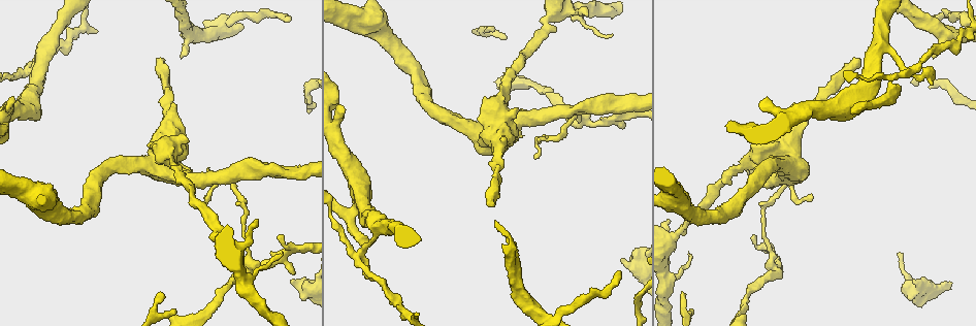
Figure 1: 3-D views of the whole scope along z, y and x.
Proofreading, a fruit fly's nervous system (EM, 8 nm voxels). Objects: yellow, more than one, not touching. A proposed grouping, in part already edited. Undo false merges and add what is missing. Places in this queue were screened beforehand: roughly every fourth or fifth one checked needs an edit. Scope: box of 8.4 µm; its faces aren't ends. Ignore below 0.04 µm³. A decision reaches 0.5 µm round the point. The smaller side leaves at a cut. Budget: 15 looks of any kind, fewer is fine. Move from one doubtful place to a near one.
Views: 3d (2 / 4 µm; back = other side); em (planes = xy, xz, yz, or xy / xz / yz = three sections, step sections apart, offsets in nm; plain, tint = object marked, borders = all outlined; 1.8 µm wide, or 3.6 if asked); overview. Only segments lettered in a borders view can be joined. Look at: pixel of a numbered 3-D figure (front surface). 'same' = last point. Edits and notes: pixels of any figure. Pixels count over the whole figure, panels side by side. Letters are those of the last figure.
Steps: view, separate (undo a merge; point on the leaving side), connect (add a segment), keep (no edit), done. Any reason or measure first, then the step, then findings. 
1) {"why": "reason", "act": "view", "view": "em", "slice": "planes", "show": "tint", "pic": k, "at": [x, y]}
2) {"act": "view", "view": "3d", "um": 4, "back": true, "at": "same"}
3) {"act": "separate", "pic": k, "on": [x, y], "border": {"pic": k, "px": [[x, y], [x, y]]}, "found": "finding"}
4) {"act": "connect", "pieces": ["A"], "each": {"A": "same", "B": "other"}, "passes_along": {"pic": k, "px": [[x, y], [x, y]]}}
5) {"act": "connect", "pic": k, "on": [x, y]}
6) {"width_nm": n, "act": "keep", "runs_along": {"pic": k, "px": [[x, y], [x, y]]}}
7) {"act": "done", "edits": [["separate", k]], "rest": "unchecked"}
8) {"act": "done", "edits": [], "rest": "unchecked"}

{"act": "view", "view": "3d", "um": 4, "pic": 1, "at": [181, 57]}

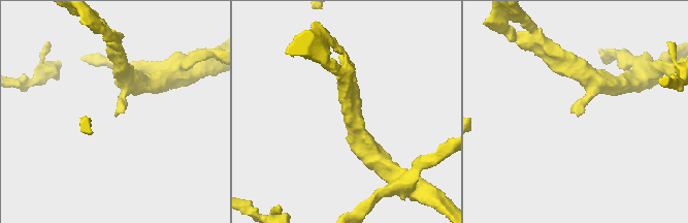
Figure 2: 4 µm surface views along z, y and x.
{"act": "view", "view": "em", "slice": "planes", "show": "borders", "pic": 2, "at": [576, 114]}

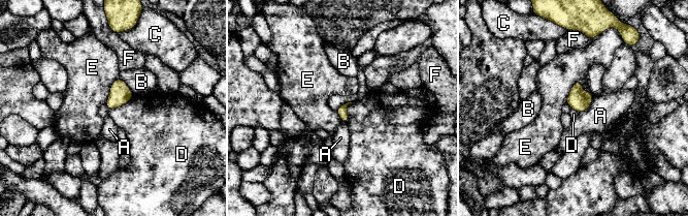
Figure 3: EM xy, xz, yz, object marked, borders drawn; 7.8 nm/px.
{"act": "keep", "each": {"A": "other", "B": "other", "C": "other", "D": "other", "E": "other", "F": "other"}, "border": {"pic": 3, "px": [[133, 95], [128, 101], [108, 112]]}, "found": "none of them fits"}

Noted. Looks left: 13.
{"why": "free end", "act": "view", "view": "em", "slice": "planes", "show": "borders", "pic": 1, "at": [620, 271]}

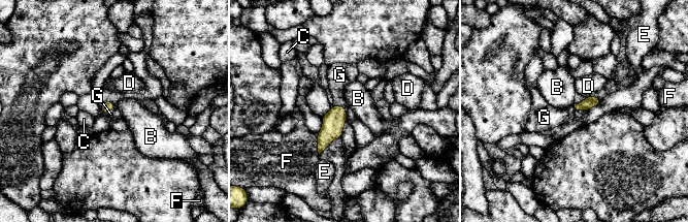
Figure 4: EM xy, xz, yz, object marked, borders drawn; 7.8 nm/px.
{"act": "connect", "pieces": ["G"], "each": {"B": "other", "C": "other", "D": "other", "E": "other", "F": "other", "G": "same"}, "passes_along": {"pic": 4, "px": [[333, 122], [339, 106], [339, 74]]}, "found": "the neuron continues"}

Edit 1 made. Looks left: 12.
{"why": "redraw", "act": "view", "view": "overview"}

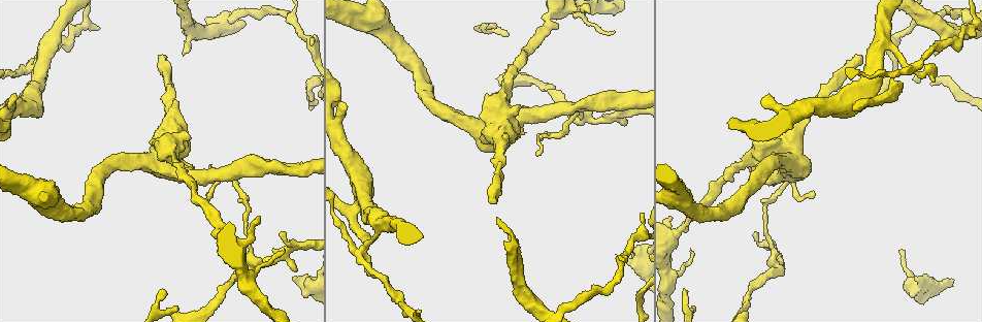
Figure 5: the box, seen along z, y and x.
{"why": "free end", "act": "view", "view": "em", "slice": "xz", "step": 4, "show": "borders", "pic": 5, "at": [489, 202]}

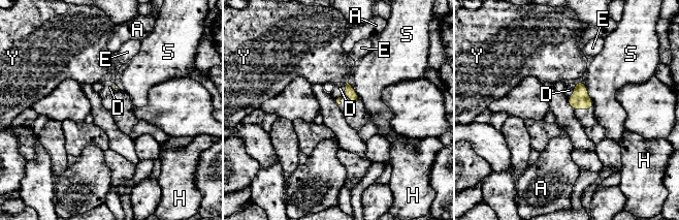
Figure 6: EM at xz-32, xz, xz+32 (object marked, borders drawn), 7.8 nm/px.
{"why": "another direction", "act": "view", "view": "em", "slice": "planes", "show": "borders", "at": "same"}

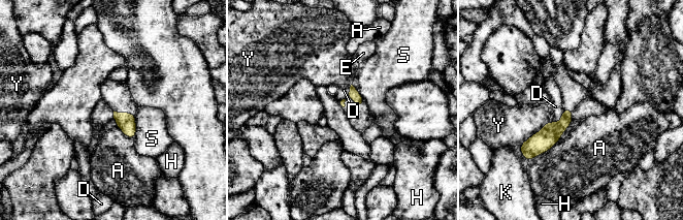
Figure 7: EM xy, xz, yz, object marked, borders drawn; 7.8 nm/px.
{"longest_contact_nm": ["Y", 300], "act": "keep", "each": {"A": "other", "D": "other", "E": "other", "H": "other", "K": "other", "S": "other", "Y": "other"}, "found": "no lettered segment goes on from it"}

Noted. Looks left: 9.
{"why": "three-way junction", "act": "view", "view": "3d", "um": 2, "pic": 5, "at": [913, 70]}

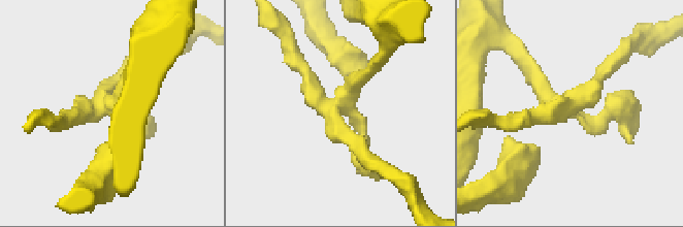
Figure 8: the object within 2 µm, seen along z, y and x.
{"act": "view", "view": "em", "slice": "xy", "step": 16, "show": "borders", "pic": 8, "at": [336, 106]}

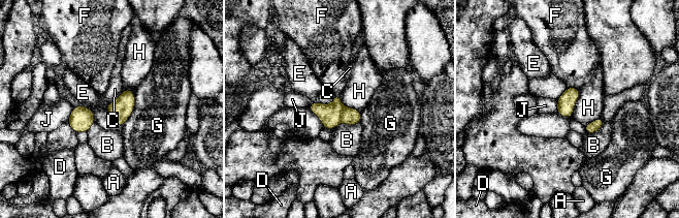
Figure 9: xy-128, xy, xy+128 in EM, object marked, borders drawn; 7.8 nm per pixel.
{"act": "separate", "pic": 9, "on": [330, 115], "each": {"A": "other", "B": "other", "C": "other", "D": "other", "E": "other", "F": "other", "G": "other", "H": "other", "J": "other"}, "found": "a second neuron is stuck on"}

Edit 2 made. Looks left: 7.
{"why": "redraw", "act": "view", "view": "overview"}

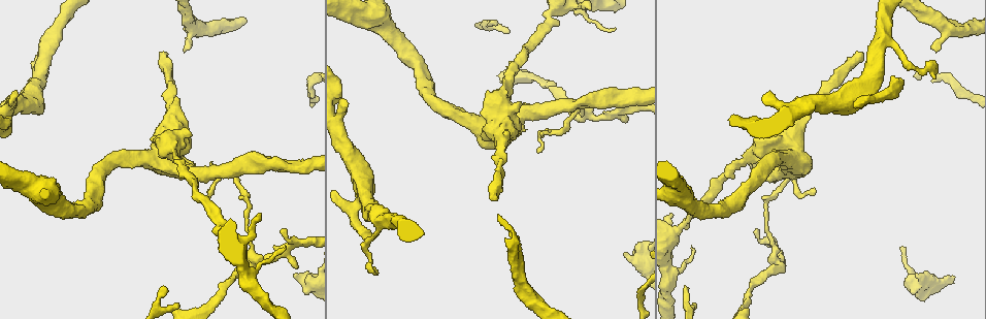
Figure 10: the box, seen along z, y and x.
{"why": "four or more arms meet", "act": "view", "view": "em", "um": 3.6, "slice": "planes", "show": "tint", "pic": 10, "at": [786, 147]}

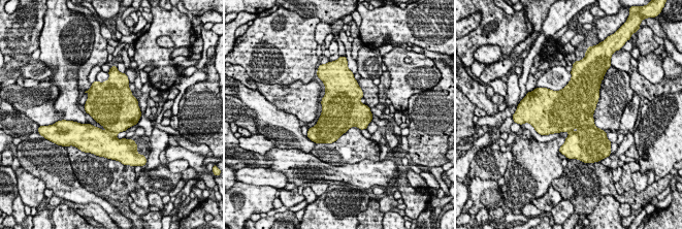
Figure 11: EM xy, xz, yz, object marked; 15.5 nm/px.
{"act": "view", "view": "em", "um": 3.6, "slice": "planes", "show": "borders", "at": "same"}

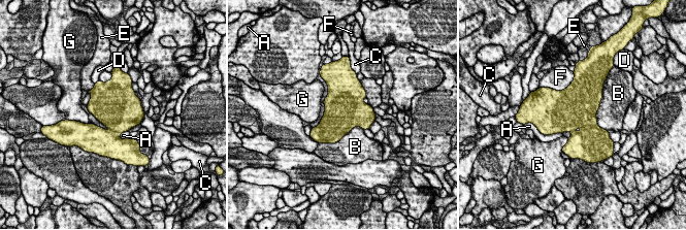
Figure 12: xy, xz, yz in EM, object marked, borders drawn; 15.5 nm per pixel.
{"width_nm": 650, "act": "separate", "pic": 12, "on": [582, 111], "each": {"A": "other", "B": "other", "C": "other", "D": "other", "E": "other", "F": "other", "G": "other"}, "border": {"pic": 12, "px": [[596, 124], [590, 124], [581, 128]]}, "found": "a second neuron is stuck on"}

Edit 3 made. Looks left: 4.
{"act": "done", "edits": [["connect", 4], ["separate", 9], ["separate", 12]], "rest": "unchecked"}

